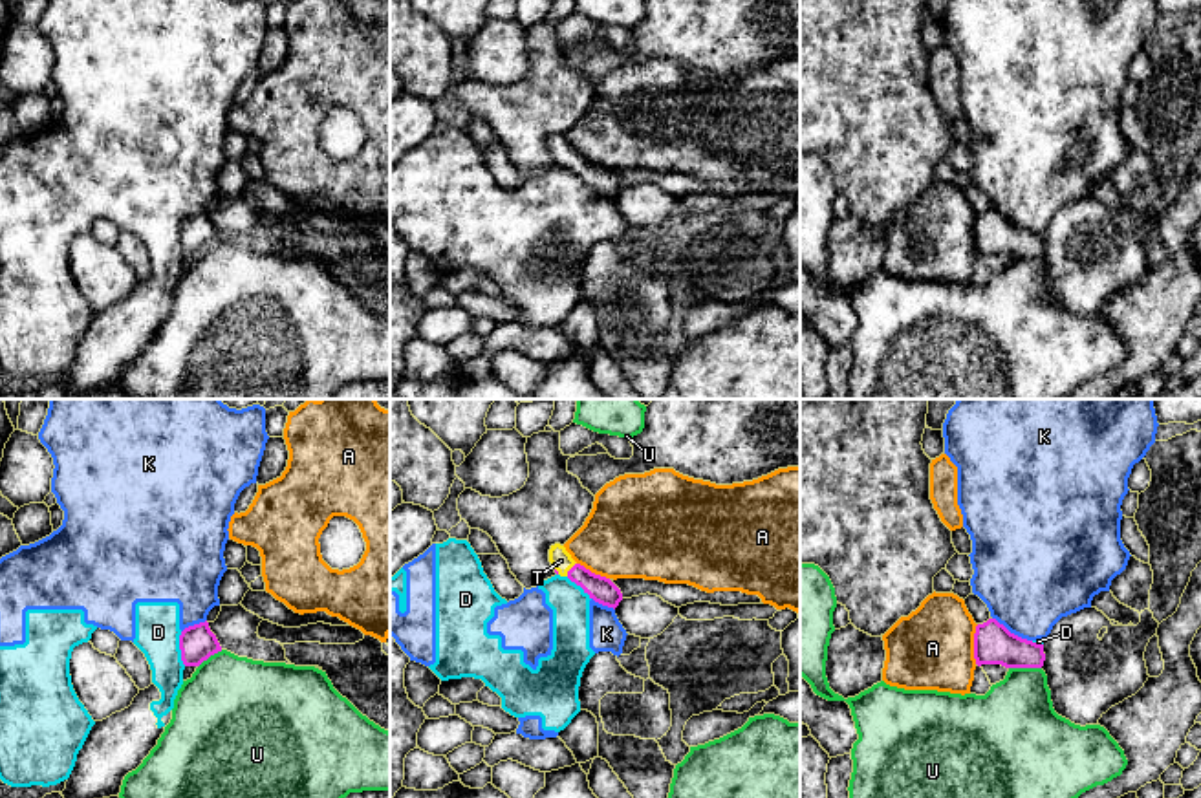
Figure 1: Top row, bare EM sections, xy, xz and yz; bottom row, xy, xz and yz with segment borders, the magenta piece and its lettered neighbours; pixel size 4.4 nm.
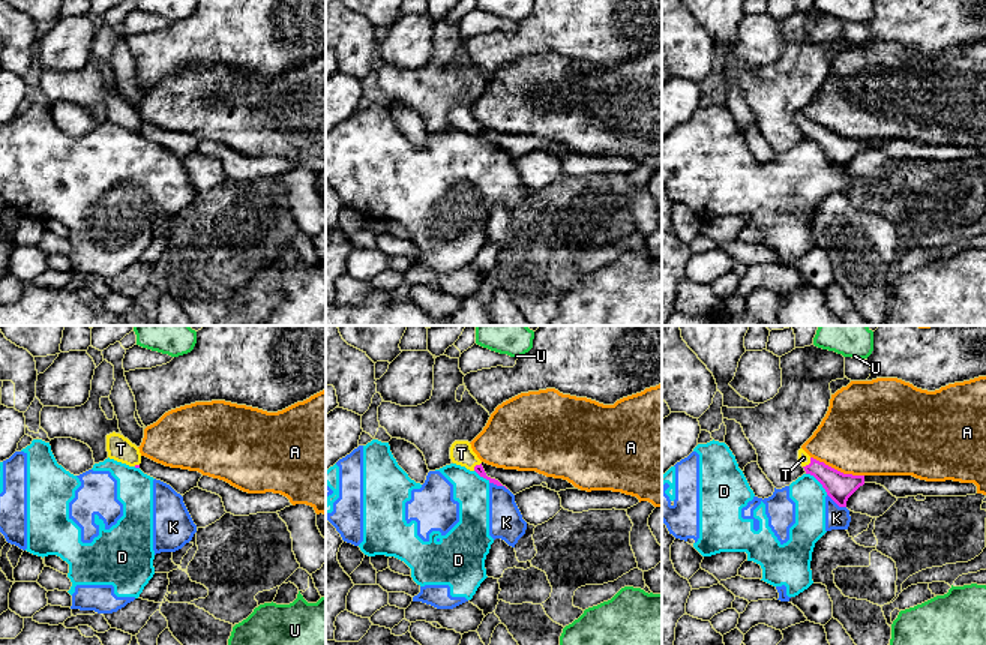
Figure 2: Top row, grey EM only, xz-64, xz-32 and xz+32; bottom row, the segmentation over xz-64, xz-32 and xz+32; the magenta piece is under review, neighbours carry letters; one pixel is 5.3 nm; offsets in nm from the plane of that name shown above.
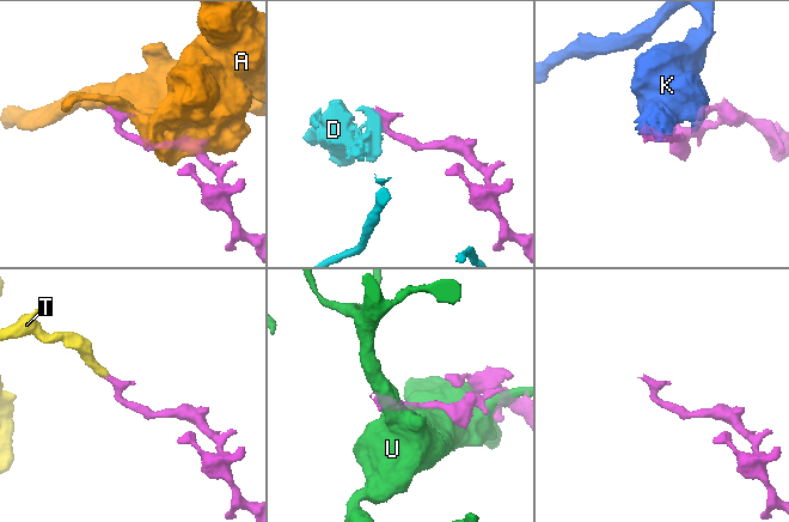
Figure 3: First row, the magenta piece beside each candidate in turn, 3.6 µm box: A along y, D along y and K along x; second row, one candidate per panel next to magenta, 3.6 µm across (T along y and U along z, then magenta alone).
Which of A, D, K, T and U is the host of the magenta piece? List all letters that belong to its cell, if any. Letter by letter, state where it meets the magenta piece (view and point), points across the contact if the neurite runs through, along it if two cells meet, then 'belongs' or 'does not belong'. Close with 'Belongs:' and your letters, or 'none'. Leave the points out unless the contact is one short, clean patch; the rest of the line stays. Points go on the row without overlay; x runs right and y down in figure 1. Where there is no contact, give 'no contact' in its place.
A: yz (974, 235) | does not belong
D: xy (180, 238) | along xy (180, 222), (180, 249), (185, 255) | does not belong
K: yz (1013, 224) | along yz (993, 207), (1011, 222), (1031, 231) | does not belong
T: xz (570, 160) | across xz (599, 178), (570, 160), (561, 150) | belongs
U: yz (1026, 257) | does not belong
Belongs: T

